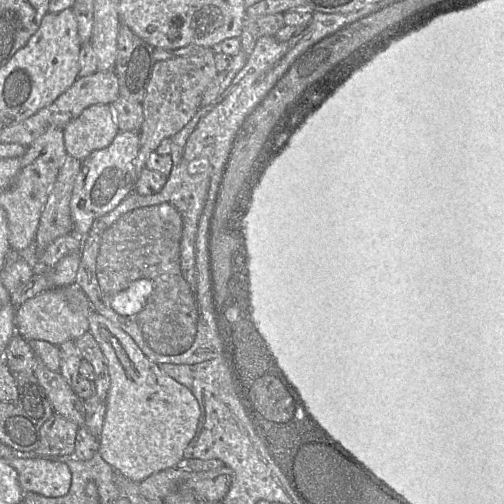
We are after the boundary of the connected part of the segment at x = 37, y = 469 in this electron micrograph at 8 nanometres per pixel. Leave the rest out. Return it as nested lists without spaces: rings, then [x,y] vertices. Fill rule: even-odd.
[[[11,457],[5,459],[16,470],[24,493],[45,497],[65,496],[71,486],[71,472],[64,459]]]

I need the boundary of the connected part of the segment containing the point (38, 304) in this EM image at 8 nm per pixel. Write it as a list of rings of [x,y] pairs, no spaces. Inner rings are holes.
[[[76,284],[44,291],[16,307],[16,334],[27,341],[44,340],[56,346],[80,338],[89,329],[89,315],[93,307],[85,292]]]

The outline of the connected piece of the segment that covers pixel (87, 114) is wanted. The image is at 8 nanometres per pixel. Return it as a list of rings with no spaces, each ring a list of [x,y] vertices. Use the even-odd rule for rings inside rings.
[[[111,105],[89,106],[65,126],[66,152],[84,161],[92,152],[108,147],[119,131]]]

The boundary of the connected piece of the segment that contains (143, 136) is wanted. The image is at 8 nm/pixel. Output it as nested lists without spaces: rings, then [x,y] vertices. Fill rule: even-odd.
[[[215,52],[202,56],[177,57],[155,64],[142,102],[144,119],[140,130],[140,148],[135,159],[137,177],[146,167],[149,155],[156,151],[162,140],[180,132],[195,116],[205,89],[217,74]]]

